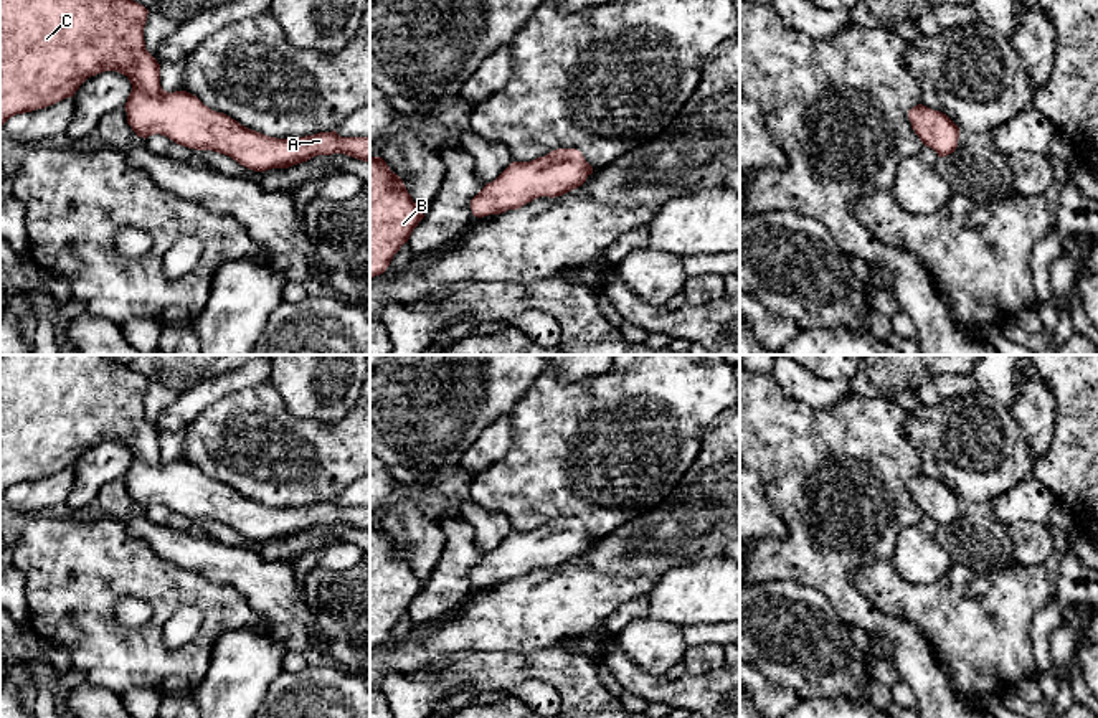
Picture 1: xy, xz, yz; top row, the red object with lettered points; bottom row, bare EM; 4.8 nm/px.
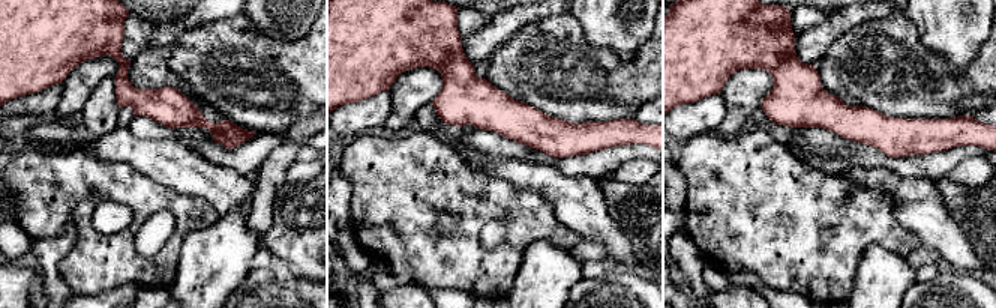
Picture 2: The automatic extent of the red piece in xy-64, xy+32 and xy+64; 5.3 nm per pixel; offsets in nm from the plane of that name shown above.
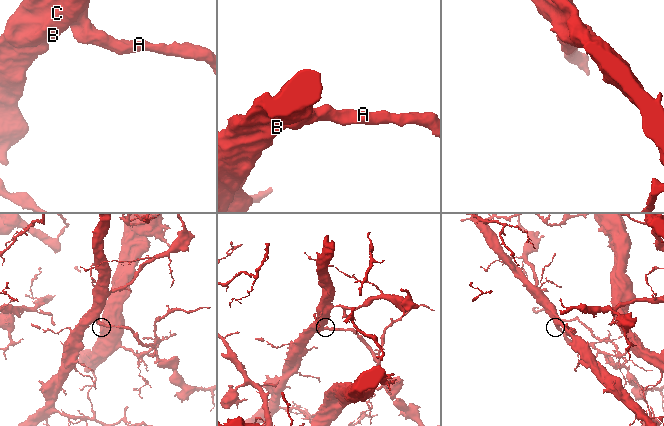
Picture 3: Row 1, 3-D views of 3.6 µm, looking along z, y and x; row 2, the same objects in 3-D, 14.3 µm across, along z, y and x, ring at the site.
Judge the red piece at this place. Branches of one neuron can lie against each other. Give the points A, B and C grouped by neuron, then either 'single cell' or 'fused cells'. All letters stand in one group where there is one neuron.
A / B C; fused cells

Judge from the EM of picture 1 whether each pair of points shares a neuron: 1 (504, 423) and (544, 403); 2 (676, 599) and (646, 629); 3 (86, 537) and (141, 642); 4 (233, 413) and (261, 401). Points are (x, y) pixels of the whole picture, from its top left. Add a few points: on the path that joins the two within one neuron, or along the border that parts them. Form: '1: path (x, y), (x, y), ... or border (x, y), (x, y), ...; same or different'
1: border (511, 413), (511, 448), (501, 458); different
2: border (648, 616), (657, 621), (676, 623), (681, 628); different
3: path (86, 568), (86, 608), (109, 631); same
4: path (240, 413), (250, 413), (255, 408); same

